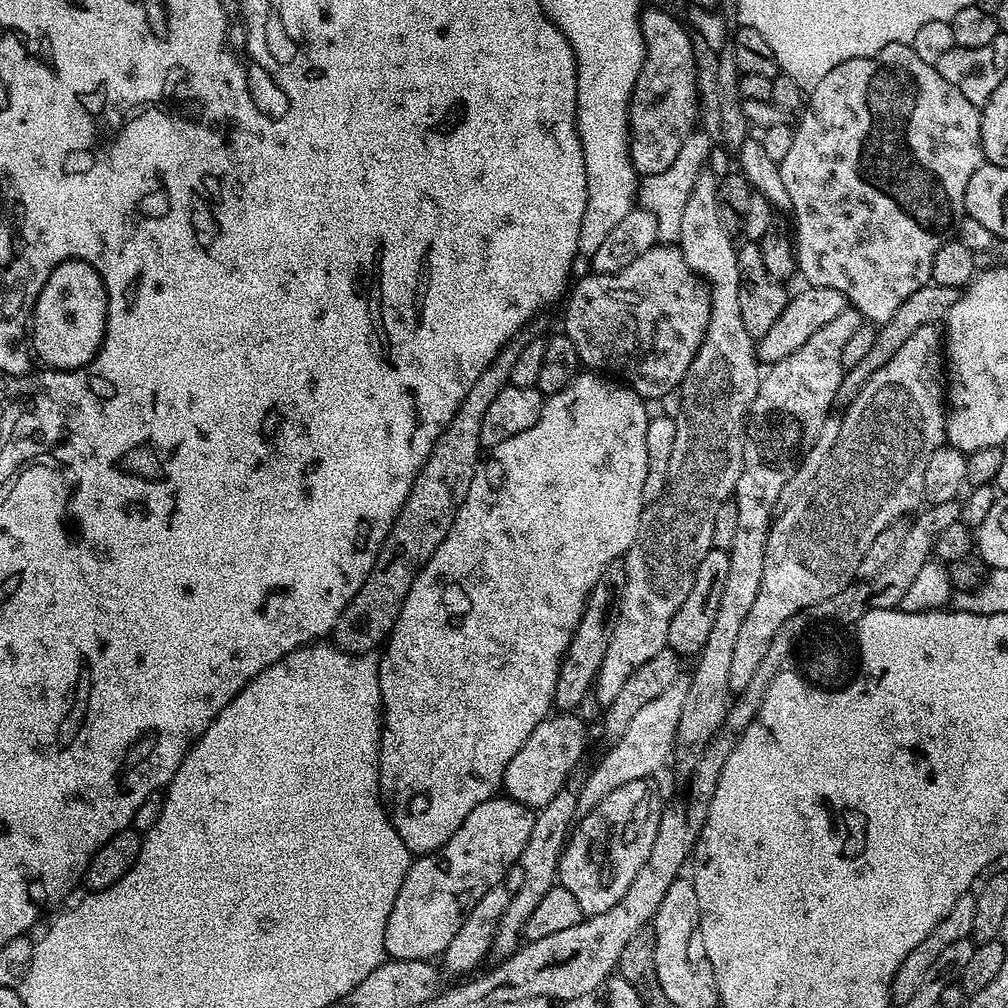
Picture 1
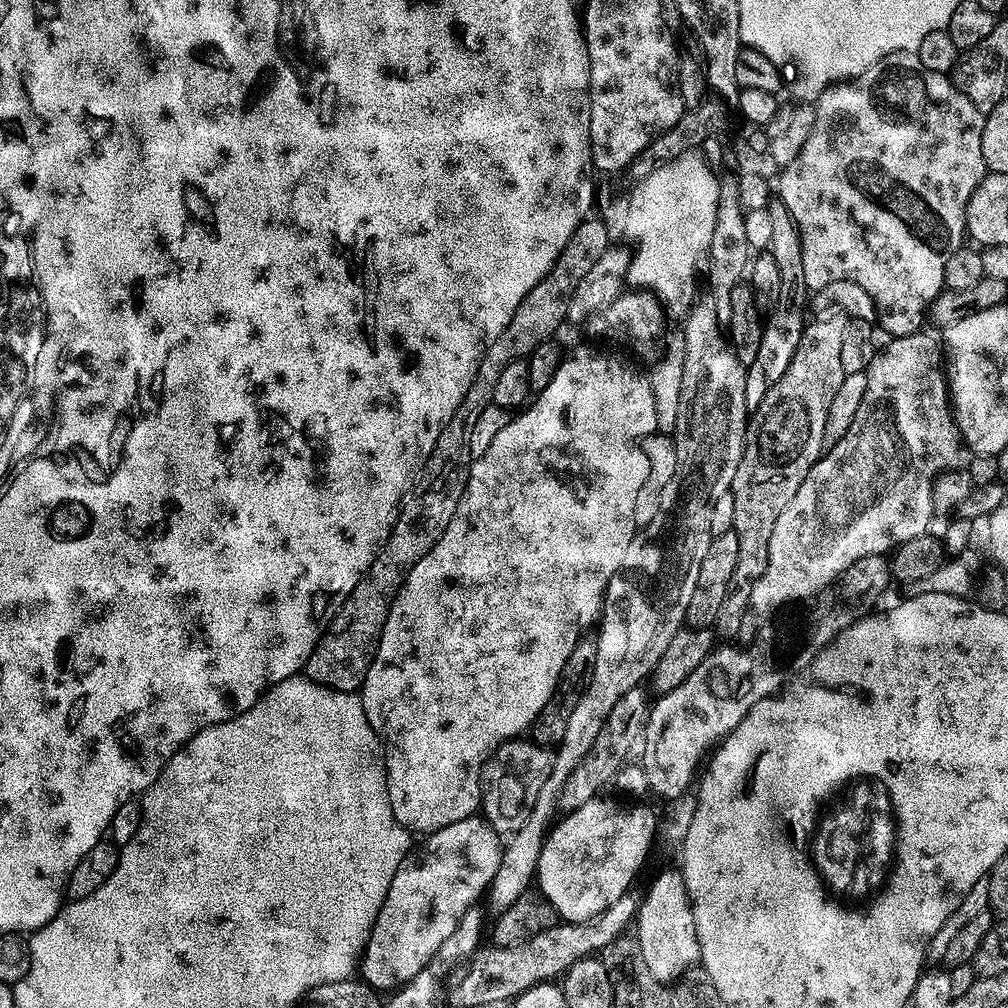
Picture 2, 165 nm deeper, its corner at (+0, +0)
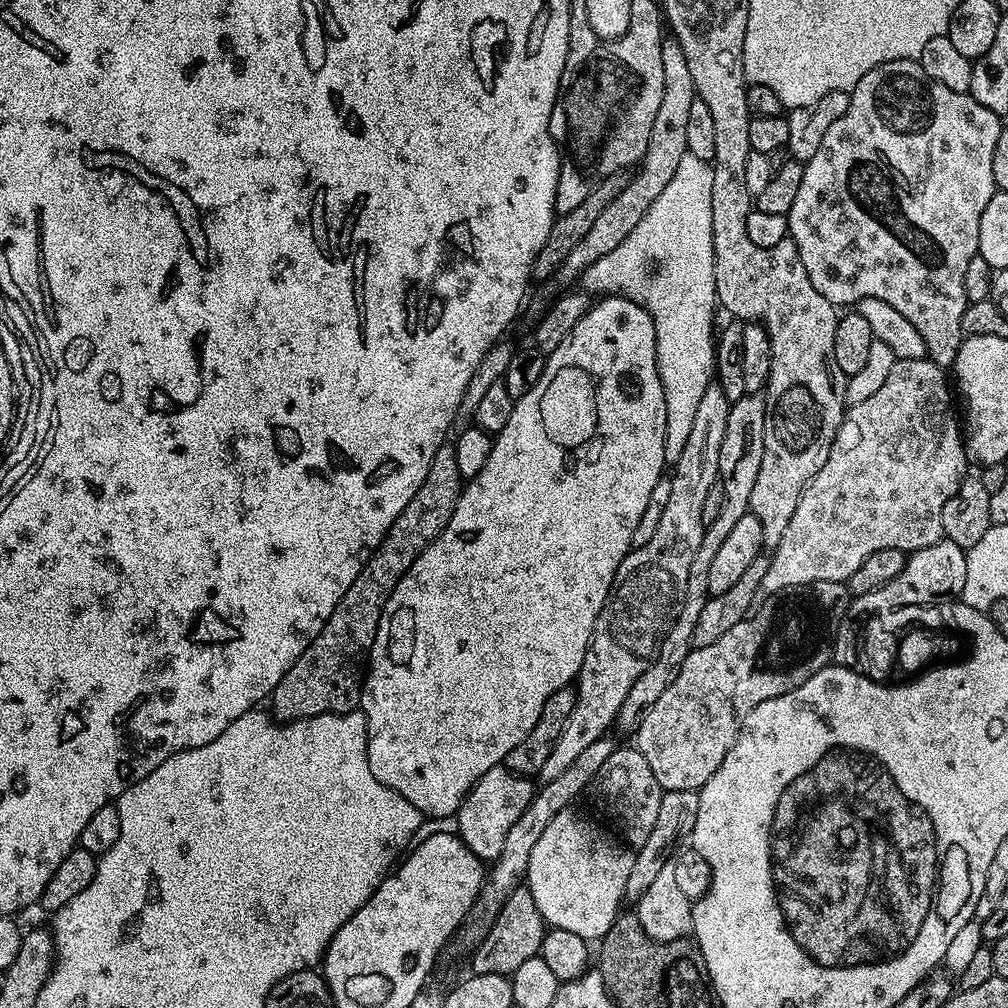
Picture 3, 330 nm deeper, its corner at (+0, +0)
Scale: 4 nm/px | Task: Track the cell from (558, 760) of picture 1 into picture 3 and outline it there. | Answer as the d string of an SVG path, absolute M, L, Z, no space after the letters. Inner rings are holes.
M503 763L496 764L466 794L462 806L456 811L455 831L460 840L482 862L491 862L502 854L502 845L506 843L506 834L510 826L522 818L526 806L530 806L534 795L534 784L529 777L519 776L505 768Z

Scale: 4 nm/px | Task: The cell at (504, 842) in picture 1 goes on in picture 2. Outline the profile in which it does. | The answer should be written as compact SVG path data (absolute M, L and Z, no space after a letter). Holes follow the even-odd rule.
M479 815L462 818L462 822L454 822L454 826L446 826L442 830L423 837L424 845L417 847L404 859L402 866L394 874L394 882L384 899L384 905L378 910L378 918L374 922L372 932L368 936L368 945L364 947L364 955L358 961L358 972L363 983L372 990L388 988L395 990L408 983L423 970L438 954L442 942L454 934L454 928L466 910L477 903L480 895L489 891L500 871L500 853L502 839L492 828L487 819Z

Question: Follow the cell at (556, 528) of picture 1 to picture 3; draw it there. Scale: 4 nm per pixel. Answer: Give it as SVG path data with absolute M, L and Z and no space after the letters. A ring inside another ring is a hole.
M610 296L601 299L601 301L601 304L593 303L589 307L587 314L578 322L578 326L574 326L574 330L570 330L570 334L566 334L566 339L558 345L558 350L547 353L542 378L538 378L538 382L522 399L513 403L510 418L506 418L506 426L502 426L502 430L495 433L492 449L490 450L490 458L486 458L486 466L482 466L482 470L478 470L478 474L474 474L474 478L463 485L460 500L456 503L456 509L450 518L450 522L440 531L435 542L408 567L406 574L400 579L398 586L394 586L394 590L389 594L388 600L384 604L384 613L380 616L380 625L370 649L370 659L367 661L366 675L363 677L360 689L359 711L368 723L366 729L368 761L370 762L370 770L374 774L374 778L378 778L378 782L382 786L392 788L397 796L406 798L406 802L414 805L425 817L455 817L456 811L459 810L466 798L466 794L476 785L478 778L482 778L482 774L486 774L486 770L490 770L496 764L503 762L506 754L510 754L510 750L514 750L514 746L518 746L518 742L522 742L522 738L526 738L526 734L530 734L530 730L534 730L534 722L538 722L538 714L542 714L542 706L546 706L550 694L554 694L554 690L562 690L569 687L579 676L580 667L586 658L588 643L596 625L596 619L602 610L602 606L607 602L608 595L612 593L612 580L616 576L620 563L625 560L633 549L634 530L638 527L638 522L642 518L642 510L646 510L646 502L650 502L650 490L654 490L654 486L658 486L658 482L665 475L666 398L664 397L662 382L660 381L658 366L656 365L654 322L641 304L635 304L634 301L626 299L625 296Z

